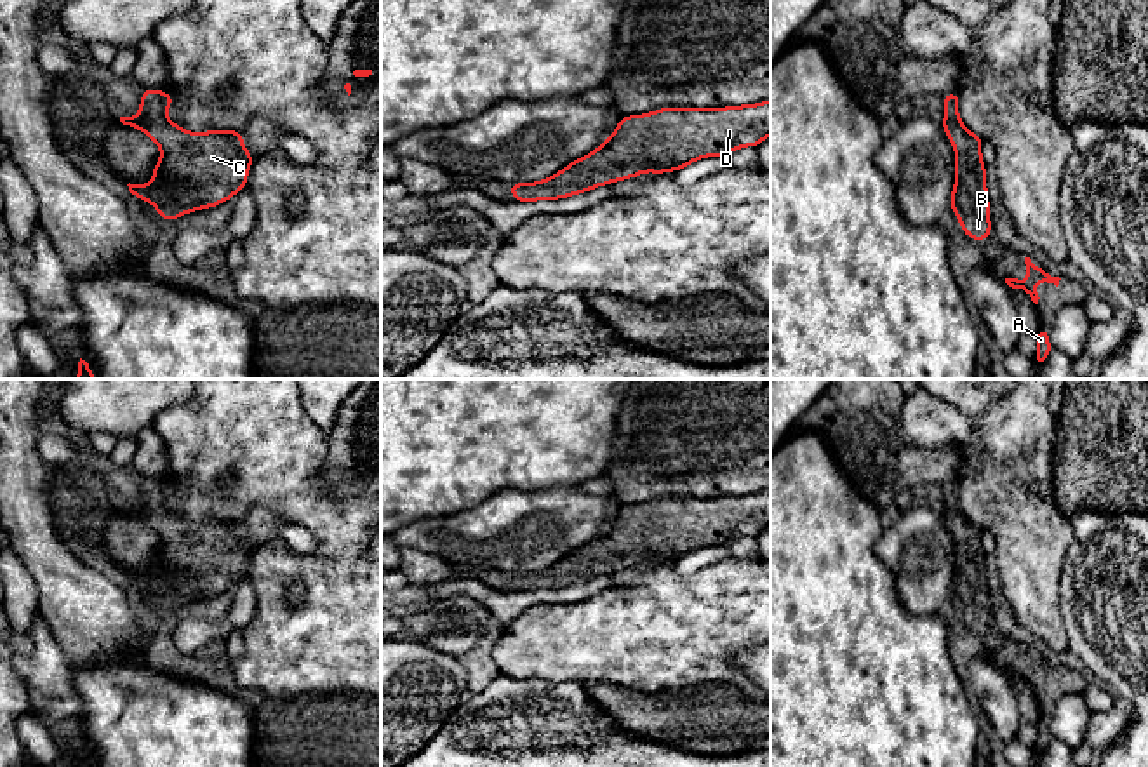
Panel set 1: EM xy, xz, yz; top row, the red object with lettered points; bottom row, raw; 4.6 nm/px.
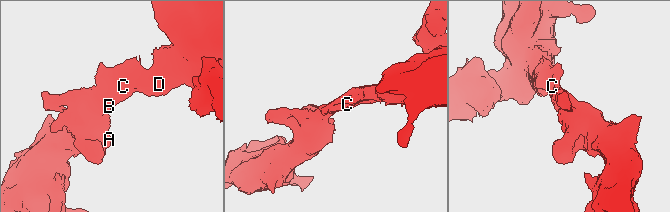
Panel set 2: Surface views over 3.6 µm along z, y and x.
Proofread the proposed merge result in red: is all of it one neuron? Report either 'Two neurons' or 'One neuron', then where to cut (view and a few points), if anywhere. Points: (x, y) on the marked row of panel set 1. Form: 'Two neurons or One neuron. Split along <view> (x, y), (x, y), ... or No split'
One neuron. No split

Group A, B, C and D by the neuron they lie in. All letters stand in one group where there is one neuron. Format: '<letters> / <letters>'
A B C D

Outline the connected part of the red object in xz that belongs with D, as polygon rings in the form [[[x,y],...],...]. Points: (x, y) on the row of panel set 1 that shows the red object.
[[[771,99],[727,108],[666,106],[621,117],[609,139],[560,172],[536,183],[511,183],[515,202],[560,200],[644,172],[684,170],[706,157],[758,146],[771,136]]]

